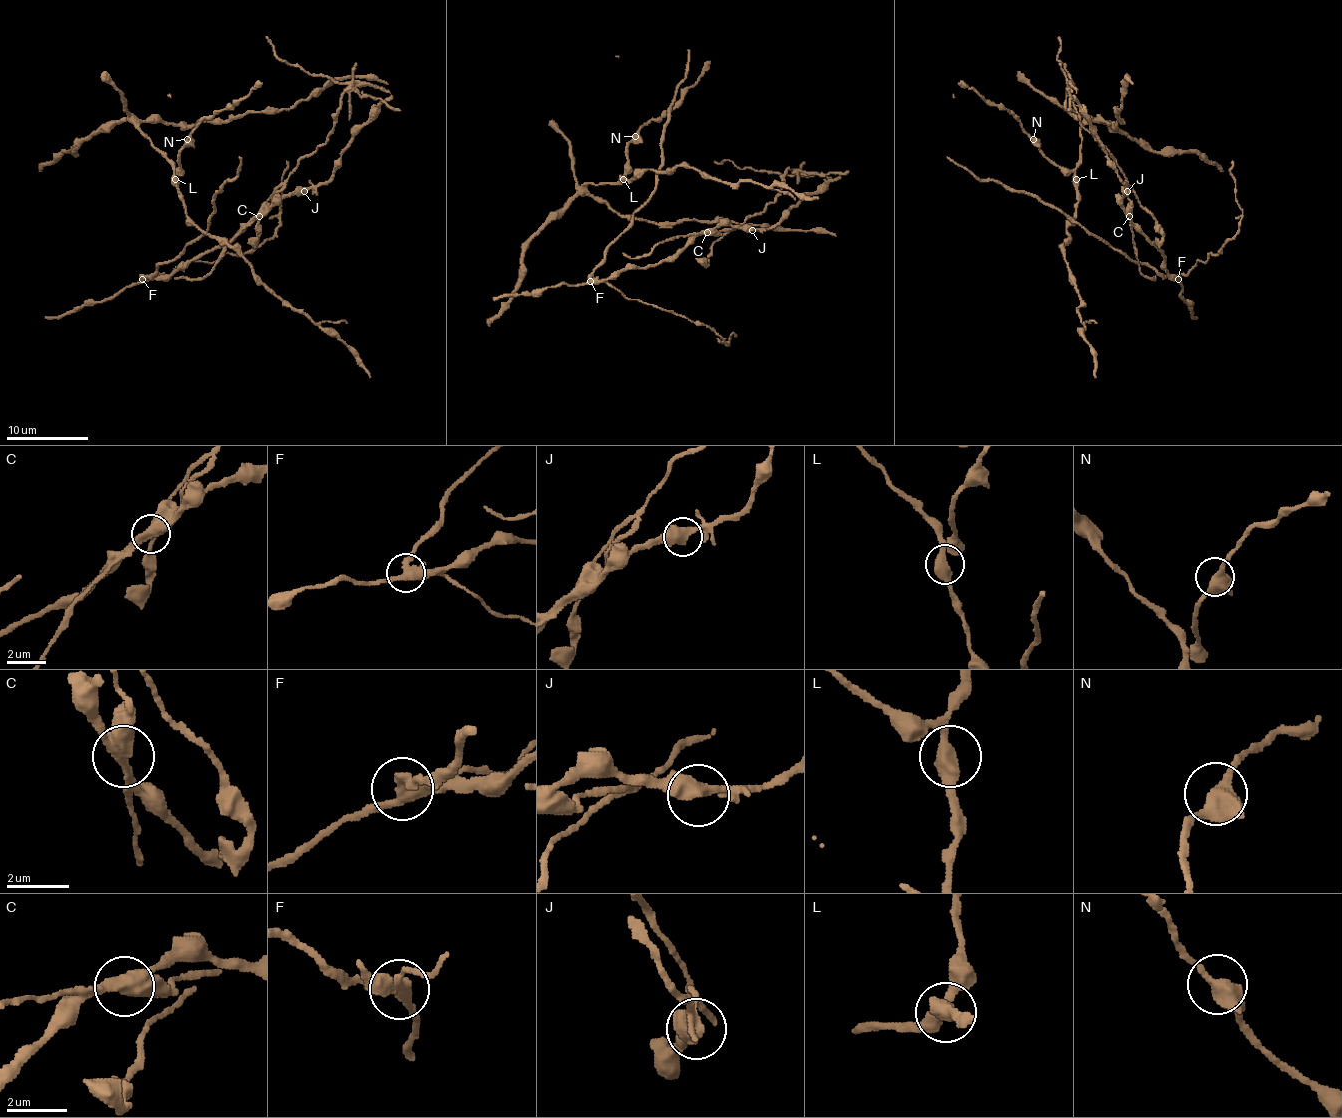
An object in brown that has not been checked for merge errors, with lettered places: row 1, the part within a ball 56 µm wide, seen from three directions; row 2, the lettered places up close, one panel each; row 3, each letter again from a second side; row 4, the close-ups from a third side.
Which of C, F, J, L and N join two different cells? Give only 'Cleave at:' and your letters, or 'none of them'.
Cleave at: C, F

